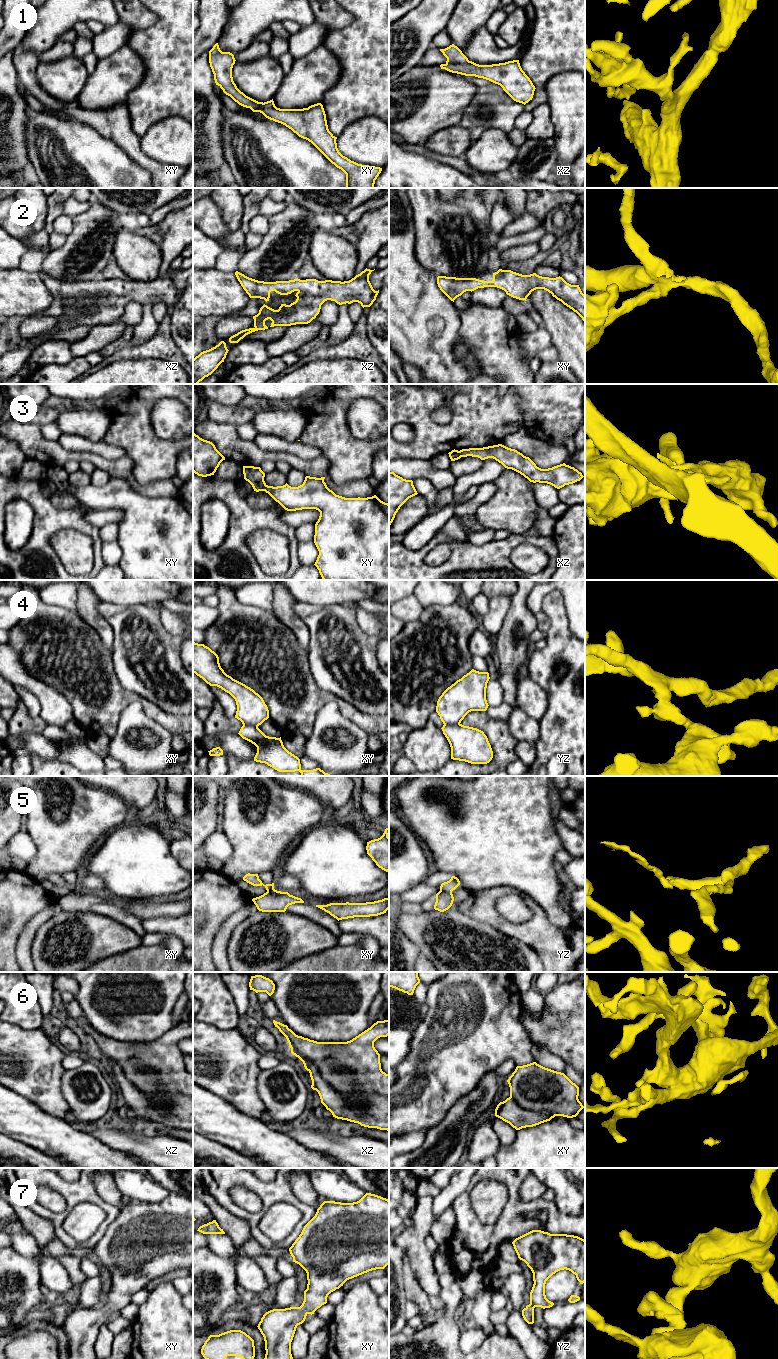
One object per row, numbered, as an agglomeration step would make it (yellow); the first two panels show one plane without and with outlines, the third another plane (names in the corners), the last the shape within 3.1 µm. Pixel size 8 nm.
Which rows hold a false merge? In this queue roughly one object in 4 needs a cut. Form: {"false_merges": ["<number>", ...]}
{"false_merges": ["3", "4", "5"]}

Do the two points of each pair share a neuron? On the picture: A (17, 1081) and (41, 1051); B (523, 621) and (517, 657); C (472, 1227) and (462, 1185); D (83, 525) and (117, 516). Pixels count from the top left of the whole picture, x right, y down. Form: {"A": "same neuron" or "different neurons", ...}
{"A": "same neuron", "B": "same neuron", "C": "different neurons", "D": "different neurons"}

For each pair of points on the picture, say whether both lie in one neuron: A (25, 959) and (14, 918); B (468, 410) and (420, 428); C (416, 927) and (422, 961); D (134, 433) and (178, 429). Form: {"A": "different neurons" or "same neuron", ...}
{"A": "different neurons", "B": "same neuron", "C": "different neurons", "D": "different neurons"}

